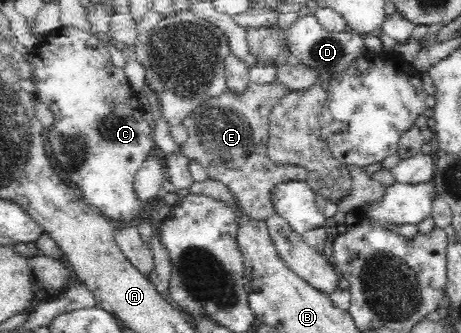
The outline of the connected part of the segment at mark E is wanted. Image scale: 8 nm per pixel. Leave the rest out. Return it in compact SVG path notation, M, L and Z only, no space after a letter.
M278 80L269 84L257 84L249 81L243 90L236 92L236 90L226 89L217 96L209 97L181 121L182 127L188 133L188 139L180 145L181 152L189 160L198 161L211 179L226 185L235 194L239 206L250 218L262 222L275 213L270 195L279 184L288 181L306 182L307 179L307 171L303 167L278 165L267 156L269 115L278 100L288 92L290 92L289 89Z

